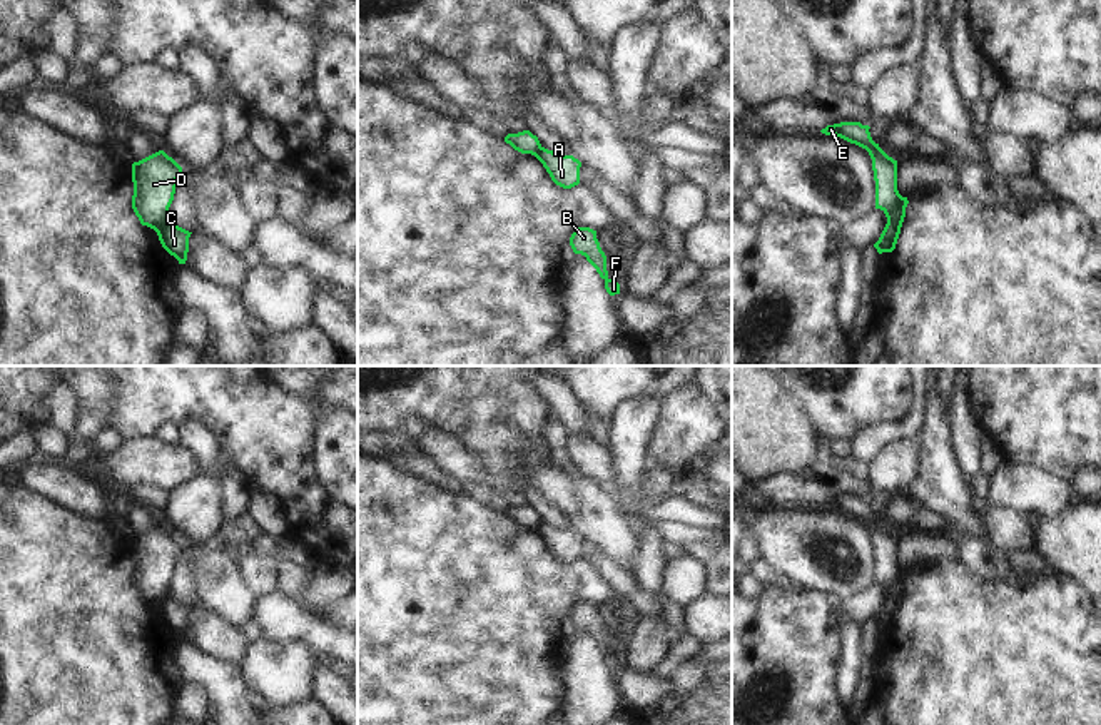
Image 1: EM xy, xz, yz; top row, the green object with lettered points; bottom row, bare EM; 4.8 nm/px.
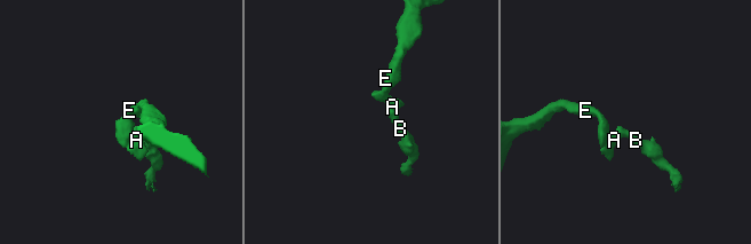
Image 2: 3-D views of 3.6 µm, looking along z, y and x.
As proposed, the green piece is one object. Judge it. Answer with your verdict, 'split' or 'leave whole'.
split

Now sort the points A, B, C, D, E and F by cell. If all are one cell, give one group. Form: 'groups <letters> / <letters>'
groups A B C F / D E

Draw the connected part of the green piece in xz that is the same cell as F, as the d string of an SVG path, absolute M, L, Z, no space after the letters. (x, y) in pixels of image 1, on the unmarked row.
M578 601L571 611L570 620L575 628L581 628L596 643L600 651L605 655L605 663L610 670L620 668L620 658L608 651L606 630L596 613L596 605L590 601Z

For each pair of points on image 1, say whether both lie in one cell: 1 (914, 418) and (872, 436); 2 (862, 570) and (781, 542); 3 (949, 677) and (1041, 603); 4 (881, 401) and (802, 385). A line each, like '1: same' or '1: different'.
1: same
2: same
3: same
4: same

